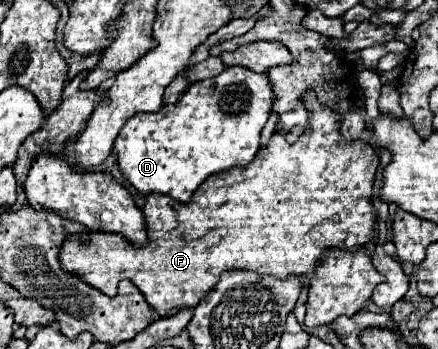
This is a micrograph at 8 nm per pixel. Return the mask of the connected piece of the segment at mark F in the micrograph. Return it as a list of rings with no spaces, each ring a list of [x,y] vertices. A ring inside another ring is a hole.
[[[308,94],[304,102],[308,110],[308,128],[294,144],[286,142],[286,130],[276,132],[248,166],[210,176],[188,202],[150,194],[142,208],[148,230],[146,246],[134,248],[122,236],[106,232],[90,232],[88,244],[82,244],[78,236],[68,238],[62,246],[64,270],[82,276],[108,296],[114,296],[118,282],[128,278],[160,316],[172,316],[180,308],[196,306],[226,270],[254,270],[278,278],[286,278],[288,274],[310,276],[326,250],[358,250],[374,236],[376,210],[372,206],[372,186],[380,164],[378,152],[364,140],[344,142],[338,132],[338,116],[328,106],[322,106],[316,96]]]

